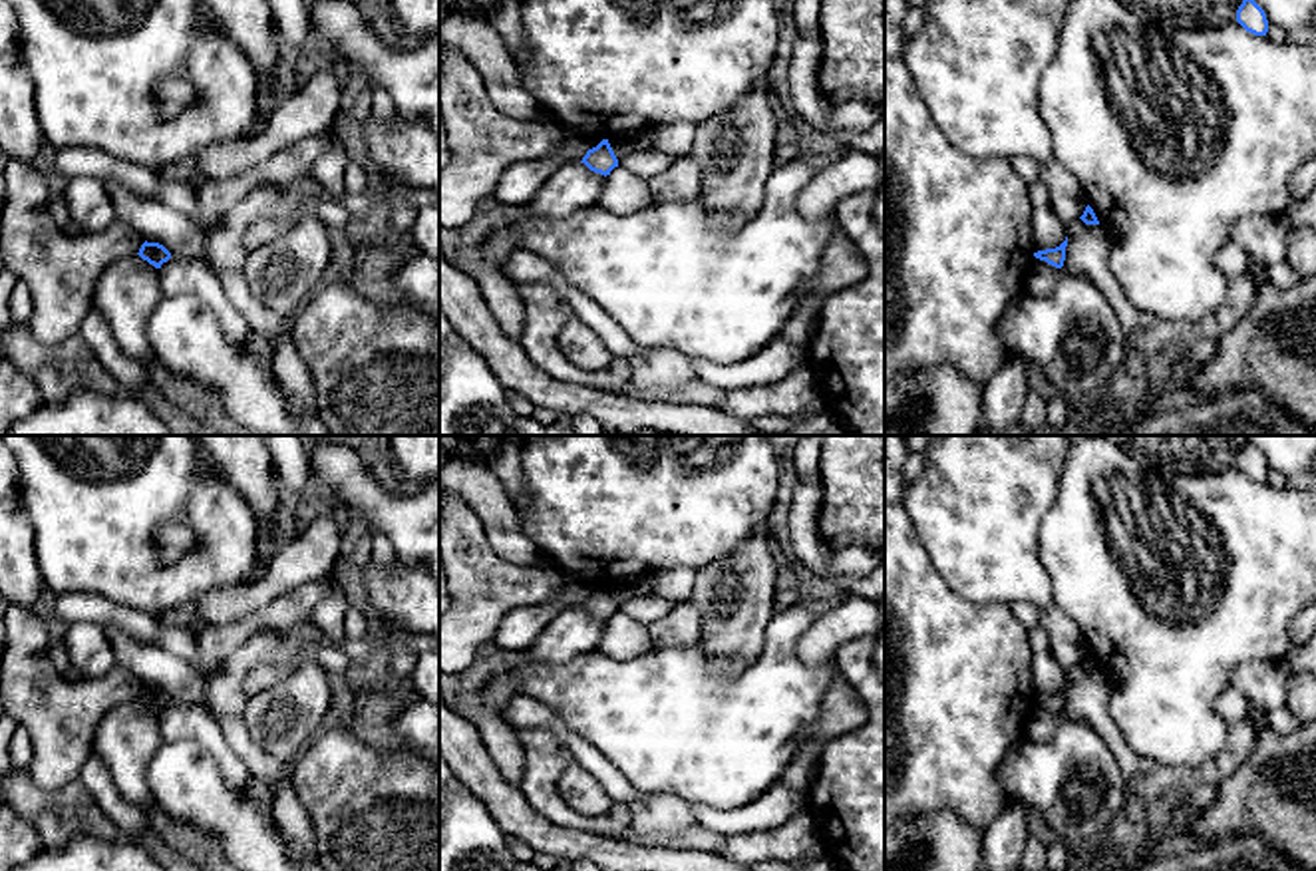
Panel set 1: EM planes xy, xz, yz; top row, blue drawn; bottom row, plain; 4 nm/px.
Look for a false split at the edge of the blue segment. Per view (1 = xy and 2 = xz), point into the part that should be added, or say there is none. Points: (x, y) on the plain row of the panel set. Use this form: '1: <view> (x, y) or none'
1: none
2: none

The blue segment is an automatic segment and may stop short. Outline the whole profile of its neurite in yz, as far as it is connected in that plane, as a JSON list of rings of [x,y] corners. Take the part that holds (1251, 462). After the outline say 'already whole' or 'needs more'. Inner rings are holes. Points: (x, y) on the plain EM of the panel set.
[[[1246,441],[1242,449],[1236,455],[1236,467],[1254,481],[1266,481],[1268,477],[1268,465],[1264,455]]]; already whole

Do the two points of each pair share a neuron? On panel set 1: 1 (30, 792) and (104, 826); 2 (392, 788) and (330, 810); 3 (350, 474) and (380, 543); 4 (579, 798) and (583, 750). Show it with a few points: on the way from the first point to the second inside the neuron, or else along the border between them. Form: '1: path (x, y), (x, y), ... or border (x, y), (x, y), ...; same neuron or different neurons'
1: path (48, 810), (52, 814), (80, 814), (86, 818); same neuron
2: path (376, 794), (366, 804), (346, 804); same neuron
3: border (372, 531), (380, 531), (388, 539), (398, 561); different neurons
4: border (575, 760), (599, 782), (613, 802); different neurons

